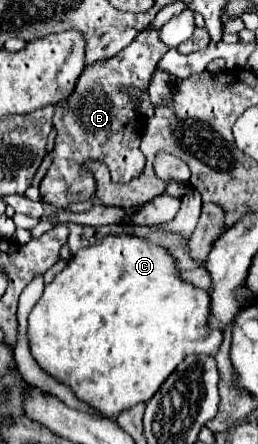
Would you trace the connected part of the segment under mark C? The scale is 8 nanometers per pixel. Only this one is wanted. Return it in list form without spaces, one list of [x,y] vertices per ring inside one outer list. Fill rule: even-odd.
[[[108,234],[102,240],[98,240],[96,244],[88,246],[88,248],[82,248],[78,254],[74,254],[72,260],[68,262],[68,266],[62,272],[58,272],[50,284],[44,286],[44,292],[42,292],[40,300],[34,304],[34,308],[28,316],[28,342],[30,342],[30,352],[32,352],[34,360],[40,364],[40,368],[46,374],[50,374],[58,382],[70,386],[80,400],[88,402],[90,406],[100,410],[104,416],[116,418],[120,410],[132,408],[138,402],[148,402],[156,394],[160,384],[182,362],[184,356],[188,356],[188,354],[216,356],[216,352],[220,350],[220,344],[222,344],[222,330],[212,328],[208,324],[208,320],[210,320],[210,292],[202,290],[202,288],[196,288],[194,284],[186,282],[178,272],[176,258],[166,248],[156,246],[148,238],[140,238],[140,236],[134,236],[134,234],[116,234],[116,236]]]

